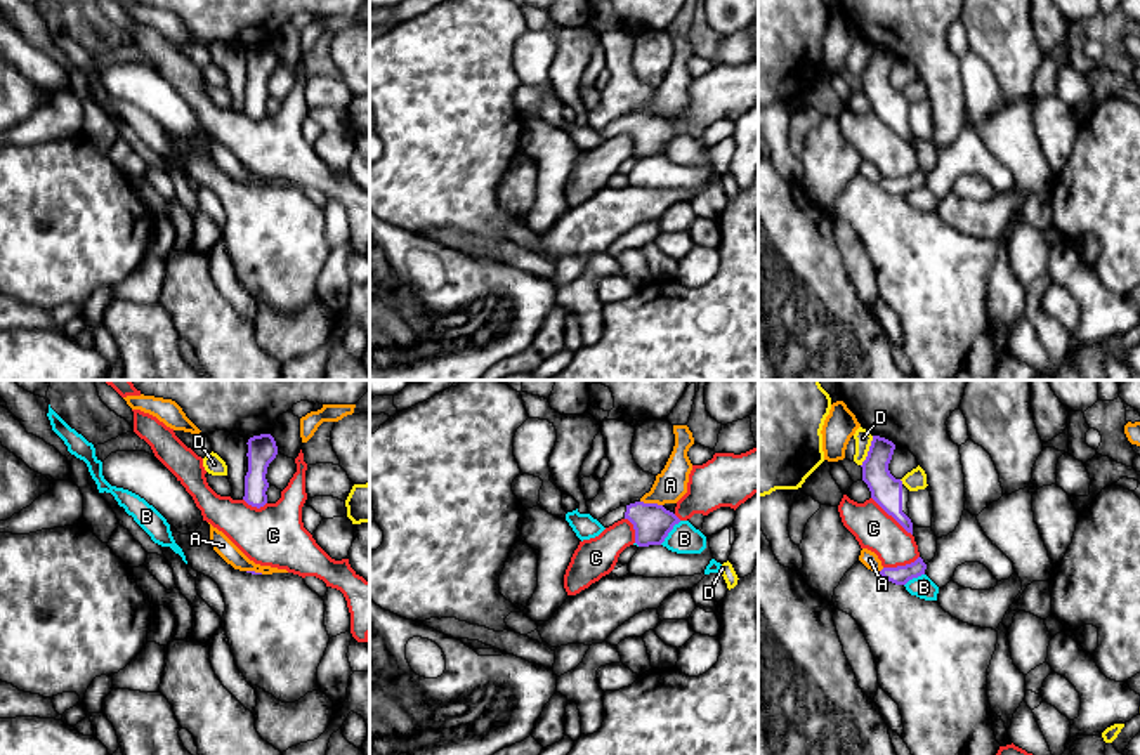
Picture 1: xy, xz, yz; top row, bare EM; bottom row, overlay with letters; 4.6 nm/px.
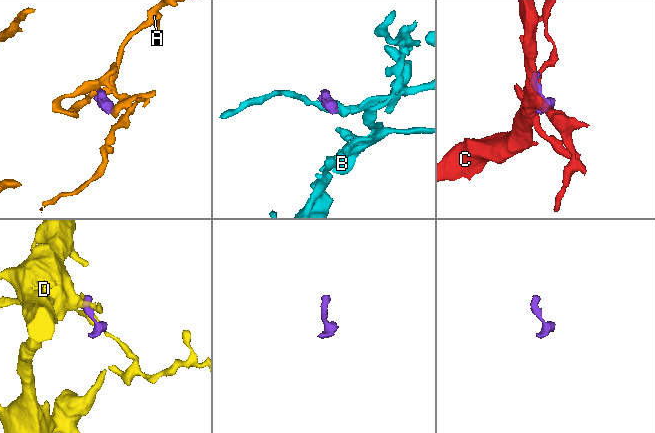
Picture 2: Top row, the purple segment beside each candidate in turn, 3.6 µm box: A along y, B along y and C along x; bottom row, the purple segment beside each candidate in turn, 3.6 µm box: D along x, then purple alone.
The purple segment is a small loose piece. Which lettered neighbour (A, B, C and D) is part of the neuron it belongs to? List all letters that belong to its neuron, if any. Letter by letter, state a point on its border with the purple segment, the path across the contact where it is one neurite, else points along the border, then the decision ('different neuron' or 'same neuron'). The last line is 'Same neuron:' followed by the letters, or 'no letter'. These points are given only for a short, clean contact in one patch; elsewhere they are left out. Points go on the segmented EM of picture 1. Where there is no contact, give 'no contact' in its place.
A: xz (651, 504) | along xz (641, 500), (661, 505) | different neuron
B: xz (670, 530) | along xz (681, 521), (660, 544) | different neuron
C: yz (892, 516) | along yz (871, 497), (911, 535) | different neuron
D: yz (868, 452) | different neuron
Same neuron: no letter

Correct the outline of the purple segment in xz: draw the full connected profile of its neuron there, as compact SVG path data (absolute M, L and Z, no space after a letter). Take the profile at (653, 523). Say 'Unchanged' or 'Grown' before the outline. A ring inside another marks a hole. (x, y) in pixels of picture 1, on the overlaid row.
Grown. M644 502L619 507L599 519L599 522L609 528L621 519L628 519L633 524L635 543L639 547L661 545L673 526L680 522L680 519L663 505Z

